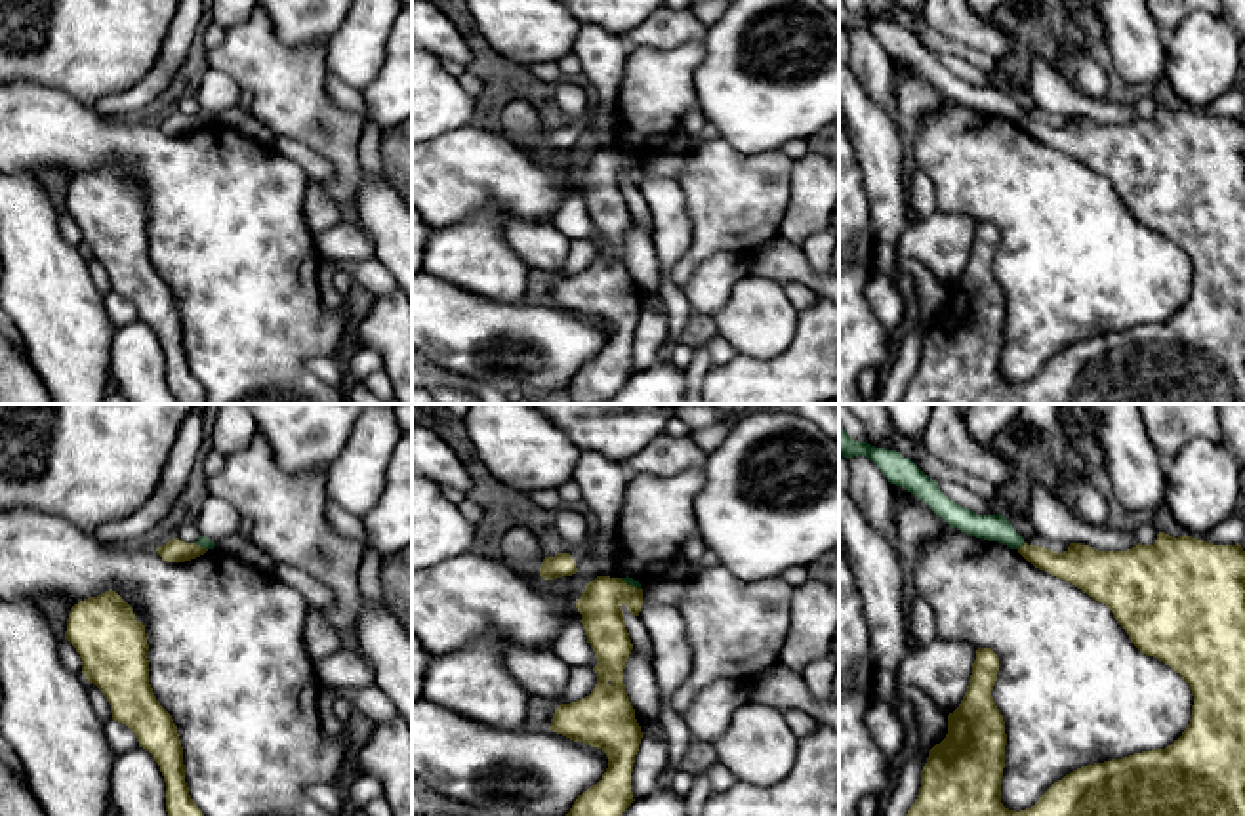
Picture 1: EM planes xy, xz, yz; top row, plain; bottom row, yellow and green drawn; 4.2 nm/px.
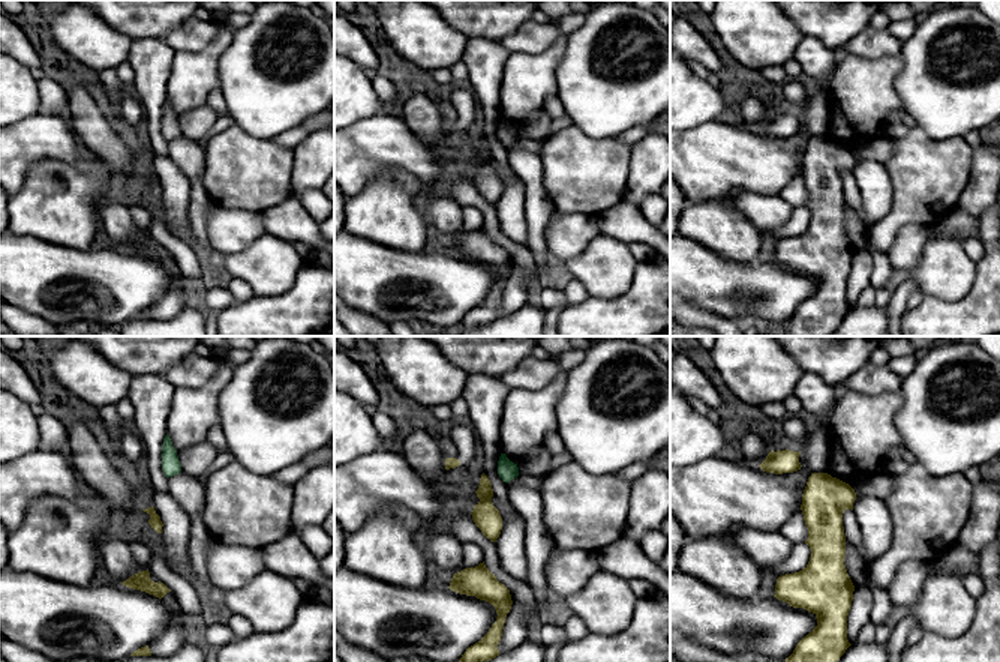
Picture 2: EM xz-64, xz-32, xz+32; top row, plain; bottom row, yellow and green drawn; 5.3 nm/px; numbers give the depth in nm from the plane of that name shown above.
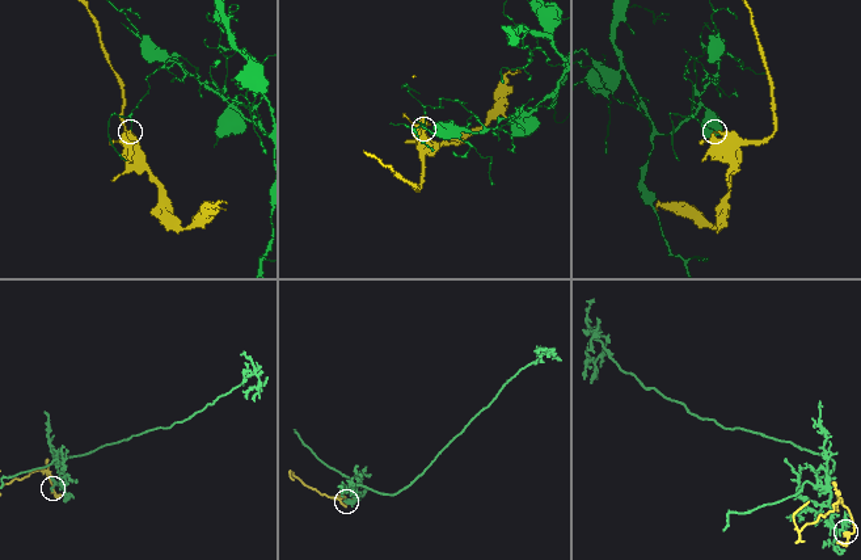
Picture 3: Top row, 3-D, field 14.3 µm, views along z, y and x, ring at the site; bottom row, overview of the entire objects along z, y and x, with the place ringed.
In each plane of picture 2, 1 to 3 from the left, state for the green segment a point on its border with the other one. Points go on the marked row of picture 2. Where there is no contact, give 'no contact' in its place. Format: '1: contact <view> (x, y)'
1: no contact
2: no contact
3: no contact

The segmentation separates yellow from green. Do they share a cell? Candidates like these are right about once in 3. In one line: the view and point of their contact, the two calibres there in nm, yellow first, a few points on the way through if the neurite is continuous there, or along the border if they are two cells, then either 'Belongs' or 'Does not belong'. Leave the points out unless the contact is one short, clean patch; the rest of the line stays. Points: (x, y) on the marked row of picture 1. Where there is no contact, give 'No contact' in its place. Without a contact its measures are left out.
Touches yellow at yz (1022, 546). Thickness 160 nm (yellow) against 110 nm. Boundary: yz (1024, 542), (1019, 550). Does not belong

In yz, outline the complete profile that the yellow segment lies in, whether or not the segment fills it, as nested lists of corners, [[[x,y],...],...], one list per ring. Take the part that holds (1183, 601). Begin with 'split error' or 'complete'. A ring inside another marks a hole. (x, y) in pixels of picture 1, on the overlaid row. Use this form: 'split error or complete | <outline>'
complete | [[[1157,534],[1153,545],[1127,551],[1098,551],[1070,543],[1064,553],[1024,543],[1018,553],[1035,568],[1075,585],[1106,604],[1131,643],[1153,656],[1190,684],[1194,705],[1188,728],[1165,749],[1134,753],[1081,766],[1054,782],[1026,810],[1009,810],[1001,803],[1005,768],[1005,721],[991,690],[999,658],[991,648],[978,648],[967,692],[959,707],[948,715],[948,734],[936,744],[921,770],[921,787],[906,816],[1245,816],[1245,551],[1235,545],[1214,545],[1192,536]]]

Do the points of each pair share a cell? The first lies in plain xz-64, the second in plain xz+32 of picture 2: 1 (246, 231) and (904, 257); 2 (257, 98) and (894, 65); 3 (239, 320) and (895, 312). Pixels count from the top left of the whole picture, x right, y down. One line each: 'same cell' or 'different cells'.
1: same cell
2: different cells
3: different cells

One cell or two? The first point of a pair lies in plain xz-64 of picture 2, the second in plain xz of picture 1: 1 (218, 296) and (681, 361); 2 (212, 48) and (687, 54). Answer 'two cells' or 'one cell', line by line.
1: one cell
2: one cell

